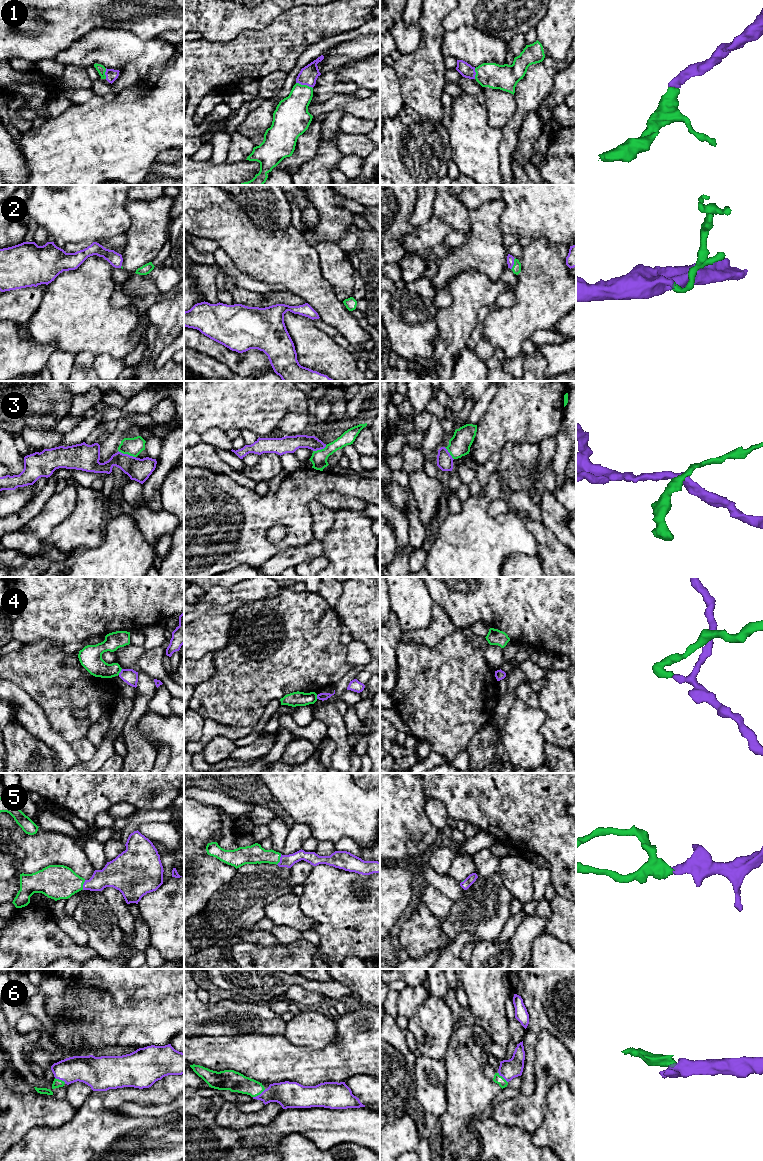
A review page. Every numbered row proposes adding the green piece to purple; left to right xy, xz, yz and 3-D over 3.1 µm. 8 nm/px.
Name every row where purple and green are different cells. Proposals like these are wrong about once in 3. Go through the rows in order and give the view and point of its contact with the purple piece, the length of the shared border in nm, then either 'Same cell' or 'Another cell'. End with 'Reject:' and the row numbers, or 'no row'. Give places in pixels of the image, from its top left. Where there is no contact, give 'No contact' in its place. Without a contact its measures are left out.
1: Touches purple at xz (304, 84). Shared border 140 nm. Same cell
2: Touches purple at yz (513, 264). Shared border 100 nm. Same cell
3: Touches purple at xy (127, 454). Shared border 160 nm. Another cell
4: Touches purple at xy (120, 672). Shared border 60 nm. Another cell
5: Touches purple at xz (280, 859). Shared border 100 nm. Same cell
6: Touches purple at xz (260, 1094). Shared border 120 nm. Same cell
Reject: 3, 4

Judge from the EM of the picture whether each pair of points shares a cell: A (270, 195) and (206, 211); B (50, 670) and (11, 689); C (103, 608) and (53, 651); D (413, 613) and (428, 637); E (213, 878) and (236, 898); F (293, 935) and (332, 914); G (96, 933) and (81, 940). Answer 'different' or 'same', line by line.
A: different
B: different
C: different
D: different
E: different
F: different
G: different

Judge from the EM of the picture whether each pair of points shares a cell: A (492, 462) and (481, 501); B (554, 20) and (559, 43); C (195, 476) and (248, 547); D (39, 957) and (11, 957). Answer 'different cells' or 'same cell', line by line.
A: different cells
B: same cell
C: same cell
D: different cells

